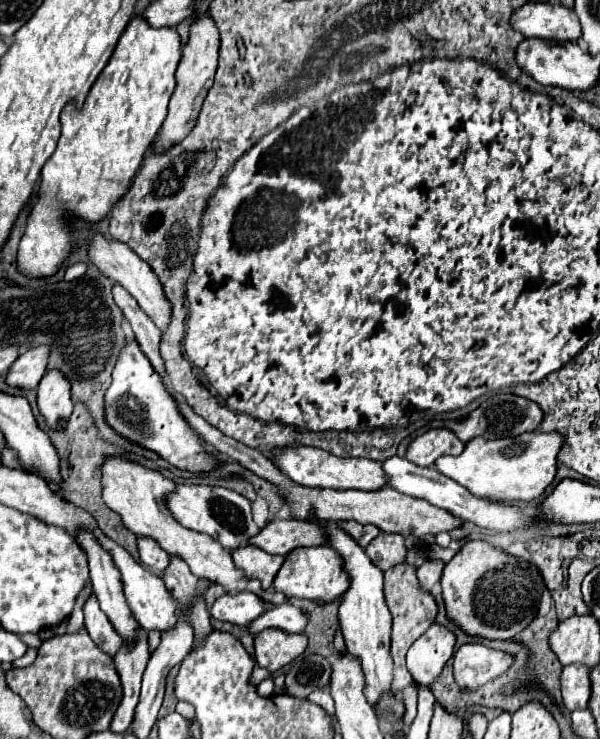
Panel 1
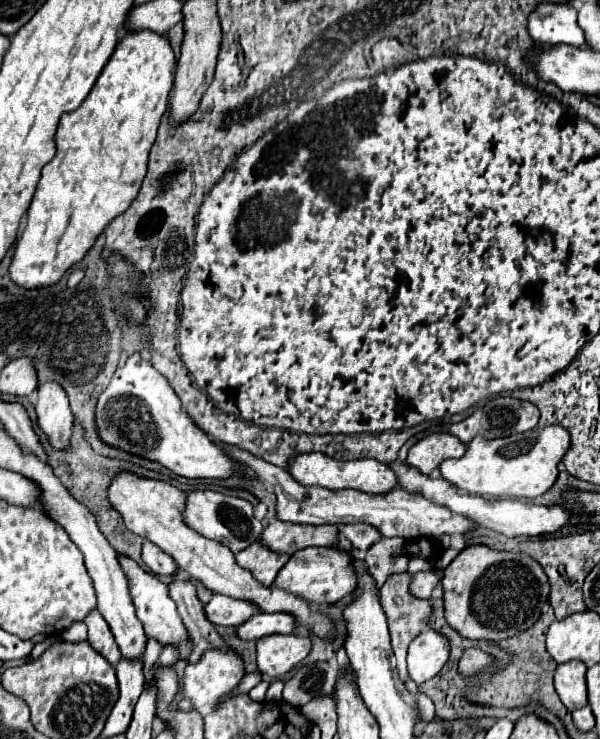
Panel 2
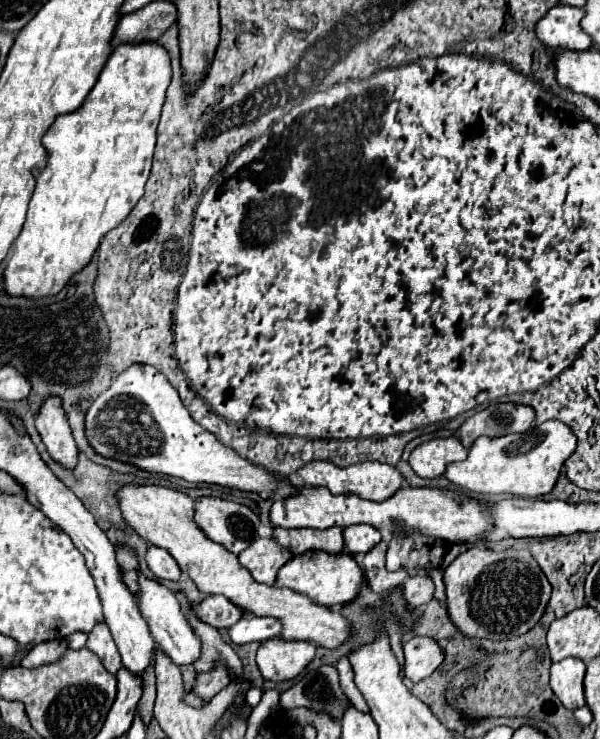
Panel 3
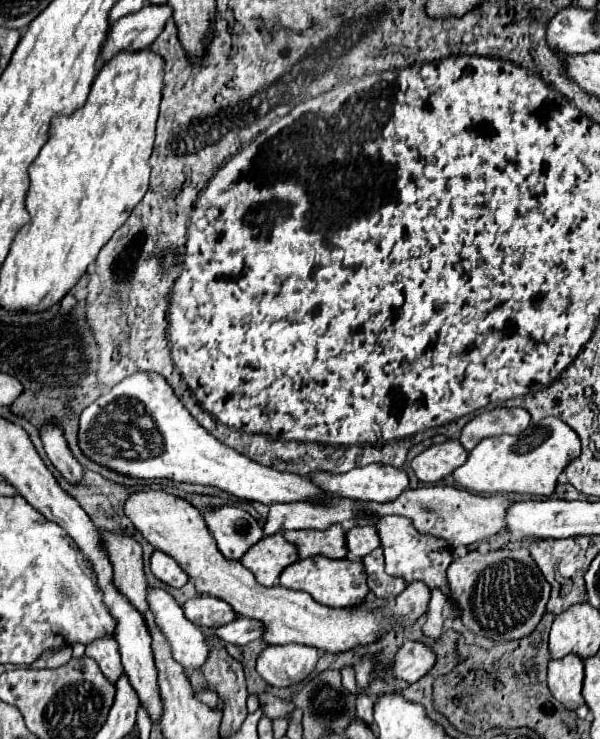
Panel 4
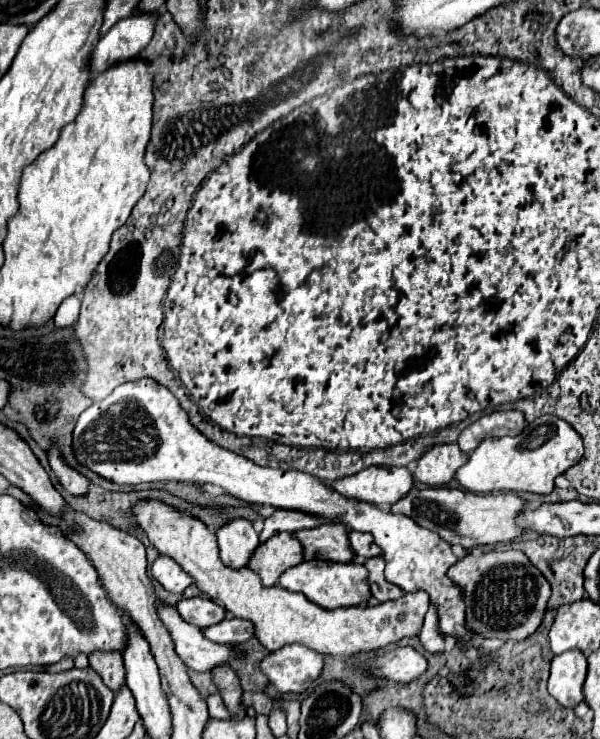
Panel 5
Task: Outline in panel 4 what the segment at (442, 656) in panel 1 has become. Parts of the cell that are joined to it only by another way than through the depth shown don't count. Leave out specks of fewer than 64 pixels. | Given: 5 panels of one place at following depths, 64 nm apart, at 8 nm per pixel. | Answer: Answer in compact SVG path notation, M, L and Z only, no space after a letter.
M404 642L392 660L392 674L412 684L420 680L434 666L434 662L434 652L428 646L420 642Z

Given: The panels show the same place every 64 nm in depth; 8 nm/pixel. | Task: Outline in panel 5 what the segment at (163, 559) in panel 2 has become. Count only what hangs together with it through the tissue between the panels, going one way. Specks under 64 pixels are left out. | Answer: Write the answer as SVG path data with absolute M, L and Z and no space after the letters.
M166 556L156 558L156 562L152 564L152 576L168 592L184 592L192 584L192 578L172 558Z

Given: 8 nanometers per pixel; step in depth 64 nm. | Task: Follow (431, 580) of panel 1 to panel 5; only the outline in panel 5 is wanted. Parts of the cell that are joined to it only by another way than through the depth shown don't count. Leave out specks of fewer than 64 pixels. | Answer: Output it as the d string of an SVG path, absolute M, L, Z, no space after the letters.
M142 500L134 508L134 516L148 540L158 548L160 554L176 560L184 572L194 578L194 584L208 594L216 604L224 606L236 618L250 620L254 636L266 650L280 650L286 644L302 644L320 654L330 656L354 656L358 652L380 650L388 644L396 644L402 638L414 638L420 634L424 614L430 608L426 592L410 592L400 600L376 604L376 606L352 606L324 610L312 604L298 592L288 592L282 586L264 588L260 578L250 570L232 570L222 564L218 556L216 534L210 532L200 520L178 512L158 500Z

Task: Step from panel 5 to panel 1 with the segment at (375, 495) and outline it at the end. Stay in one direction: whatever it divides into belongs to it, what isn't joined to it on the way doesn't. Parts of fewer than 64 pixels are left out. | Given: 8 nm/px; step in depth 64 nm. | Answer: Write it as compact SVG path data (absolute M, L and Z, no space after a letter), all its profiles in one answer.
M298 446L298 448L284 448L284 452L276 452L272 460L274 464L278 464L278 468L284 474L288 474L290 480L294 480L300 486L308 486L308 488L380 490L388 484L388 476L382 468L382 462L374 462L368 458L336 458L326 450Z

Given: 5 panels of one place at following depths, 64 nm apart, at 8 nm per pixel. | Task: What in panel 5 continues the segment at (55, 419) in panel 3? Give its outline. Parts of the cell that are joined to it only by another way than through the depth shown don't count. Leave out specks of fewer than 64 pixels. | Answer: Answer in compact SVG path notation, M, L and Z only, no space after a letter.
M50 448L48 460L50 460L50 468L54 470L54 474L64 490L68 490L72 496L86 496L88 494L88 480L80 472L76 472L74 468L64 464L58 448Z

